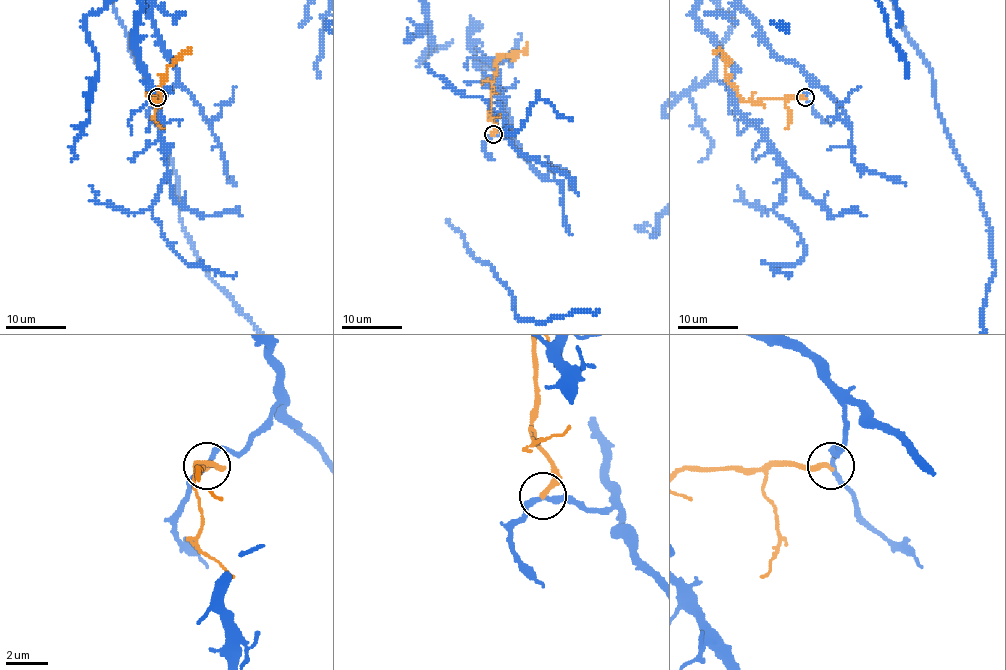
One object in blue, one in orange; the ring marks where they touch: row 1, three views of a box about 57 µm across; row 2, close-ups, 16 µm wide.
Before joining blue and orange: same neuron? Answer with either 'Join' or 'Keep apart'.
Keep apart

